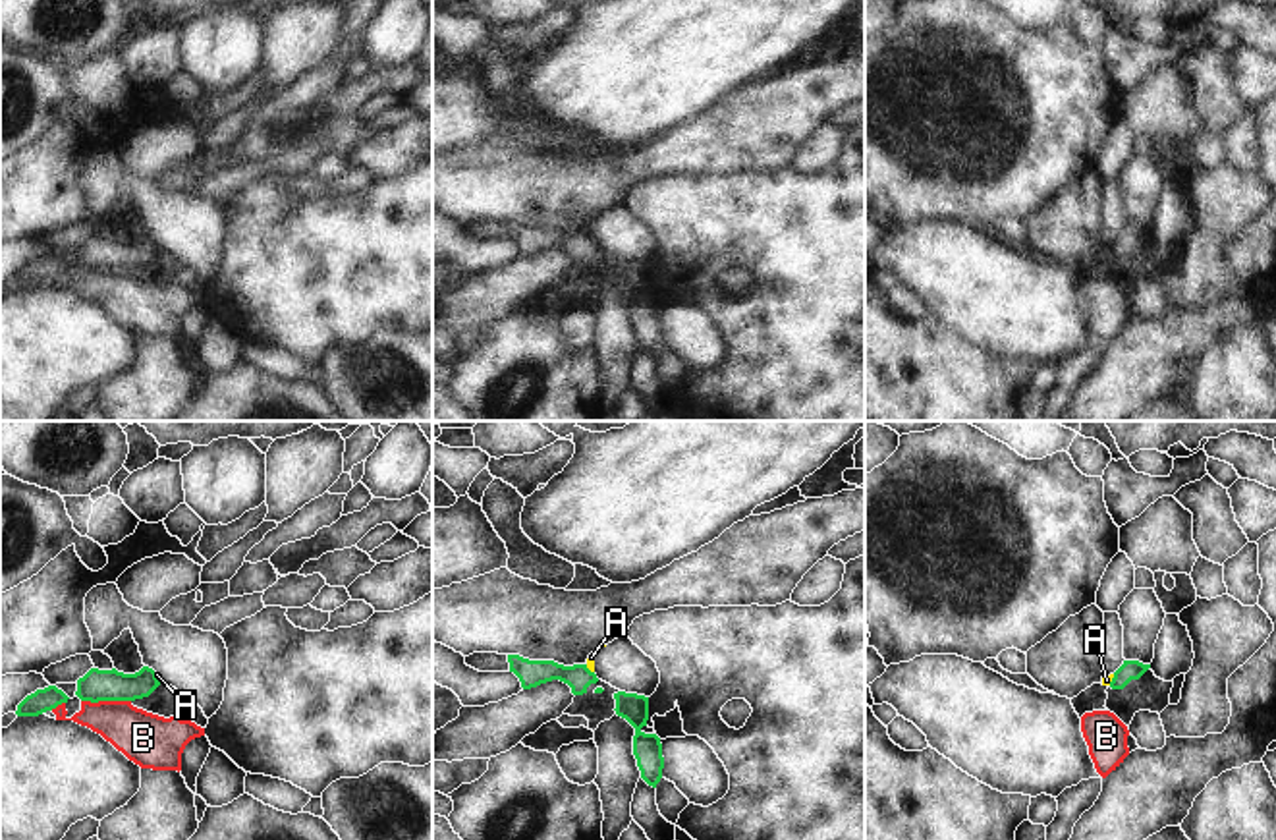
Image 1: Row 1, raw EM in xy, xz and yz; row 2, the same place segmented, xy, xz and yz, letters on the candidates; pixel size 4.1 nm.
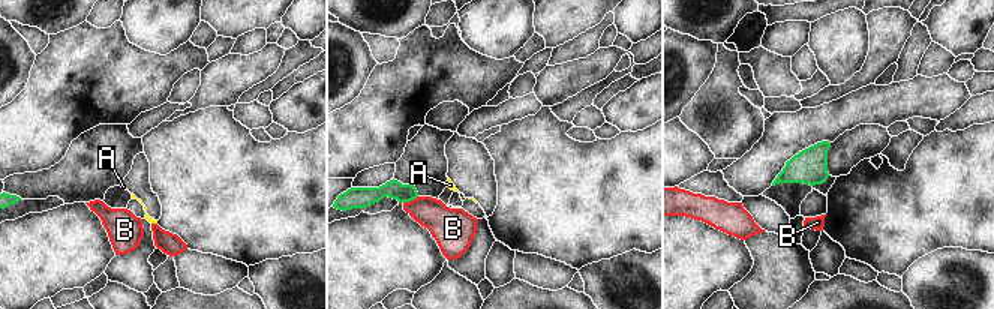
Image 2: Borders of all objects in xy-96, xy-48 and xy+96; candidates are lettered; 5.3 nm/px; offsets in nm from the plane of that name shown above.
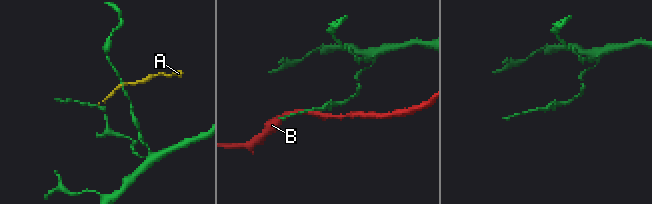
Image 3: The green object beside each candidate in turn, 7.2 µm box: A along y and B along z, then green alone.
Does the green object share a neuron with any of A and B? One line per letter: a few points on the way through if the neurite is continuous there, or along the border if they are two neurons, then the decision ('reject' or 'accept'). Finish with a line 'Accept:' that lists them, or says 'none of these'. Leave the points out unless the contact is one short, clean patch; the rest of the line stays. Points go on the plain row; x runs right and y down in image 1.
A: along yz (1114, 242), (1109, 252) | reject
B: reject
Accept: none of these

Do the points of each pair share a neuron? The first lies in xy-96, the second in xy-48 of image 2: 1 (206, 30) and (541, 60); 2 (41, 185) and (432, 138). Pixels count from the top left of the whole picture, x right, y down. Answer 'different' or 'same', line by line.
1: different
2: same

